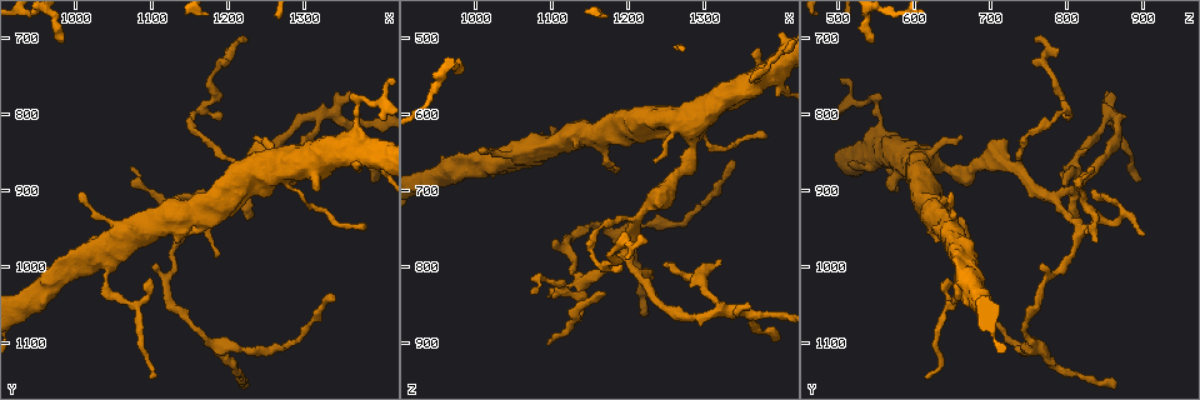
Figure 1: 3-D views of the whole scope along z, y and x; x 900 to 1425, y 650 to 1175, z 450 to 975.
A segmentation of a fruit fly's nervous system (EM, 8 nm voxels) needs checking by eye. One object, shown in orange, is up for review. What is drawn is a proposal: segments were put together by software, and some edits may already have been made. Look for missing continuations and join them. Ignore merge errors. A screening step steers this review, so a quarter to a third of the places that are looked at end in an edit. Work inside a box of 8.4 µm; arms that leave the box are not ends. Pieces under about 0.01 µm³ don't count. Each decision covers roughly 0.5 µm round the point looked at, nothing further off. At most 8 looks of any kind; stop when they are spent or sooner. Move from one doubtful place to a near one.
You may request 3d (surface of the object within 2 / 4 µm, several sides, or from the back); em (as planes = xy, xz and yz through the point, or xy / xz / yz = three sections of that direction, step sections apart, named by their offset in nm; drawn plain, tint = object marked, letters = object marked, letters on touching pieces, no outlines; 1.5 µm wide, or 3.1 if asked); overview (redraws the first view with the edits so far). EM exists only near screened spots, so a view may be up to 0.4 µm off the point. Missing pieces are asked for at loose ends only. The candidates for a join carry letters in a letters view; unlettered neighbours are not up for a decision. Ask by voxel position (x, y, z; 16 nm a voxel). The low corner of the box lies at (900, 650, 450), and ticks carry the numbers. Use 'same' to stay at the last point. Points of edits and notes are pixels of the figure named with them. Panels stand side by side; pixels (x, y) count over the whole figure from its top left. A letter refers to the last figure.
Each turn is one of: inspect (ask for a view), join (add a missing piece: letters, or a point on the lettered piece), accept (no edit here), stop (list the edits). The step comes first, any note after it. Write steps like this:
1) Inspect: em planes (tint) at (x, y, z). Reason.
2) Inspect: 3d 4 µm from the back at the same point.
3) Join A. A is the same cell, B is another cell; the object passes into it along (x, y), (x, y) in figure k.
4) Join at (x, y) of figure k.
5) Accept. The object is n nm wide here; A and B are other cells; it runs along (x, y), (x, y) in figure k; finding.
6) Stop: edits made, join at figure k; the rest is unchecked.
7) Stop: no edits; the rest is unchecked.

Inspect: 3d 4 µm at (1100, 1145, 620). Thin end.

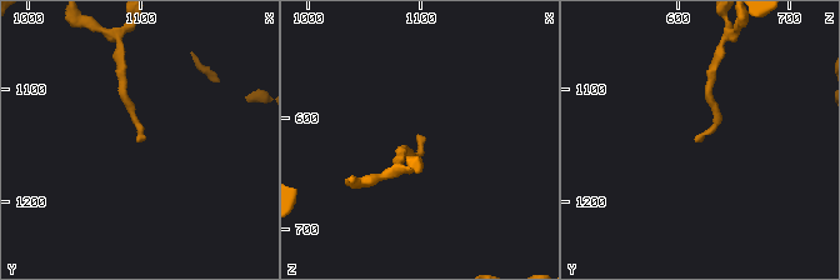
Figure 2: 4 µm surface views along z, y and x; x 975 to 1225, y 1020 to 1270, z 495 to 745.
Inspect: em planes (letters) at (1098, 1148, 618).

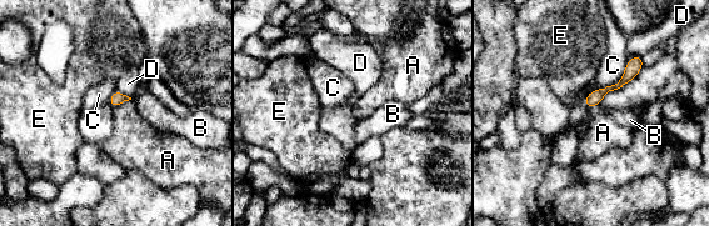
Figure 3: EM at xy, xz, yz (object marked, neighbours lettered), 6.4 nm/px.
Accept. The object is 80 nm wide here; A, B, C, D and E are other cells; it runs along (639, 59), (618, 85), (588, 103) in figure 3; none of them fits.

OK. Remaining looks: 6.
Inspect: em planes (letters) at (1235, 830, 670). Tapers out.

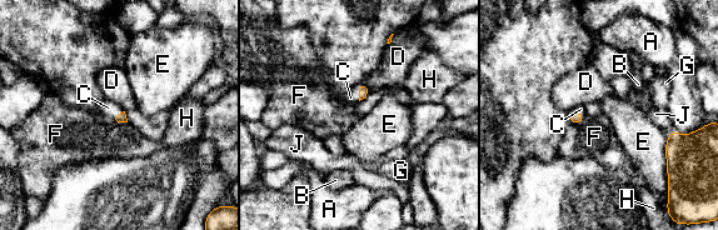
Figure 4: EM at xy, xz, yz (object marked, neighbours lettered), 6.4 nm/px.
Join C. C is the same cell, A, B, D, E, F, G, H and J are other cells; the object passes into it along (363, 90), (358, 94), (350, 98) in figure 4; it goes on there.

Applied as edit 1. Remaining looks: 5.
Inspect: em planes (letters) at (1005, 905, 650). An open end.

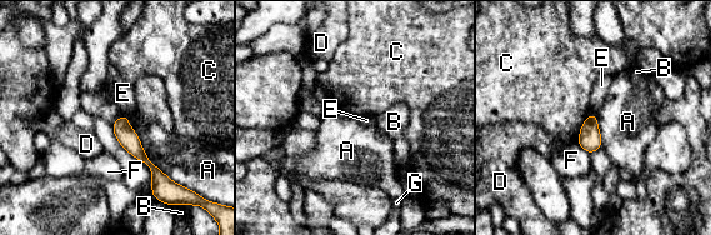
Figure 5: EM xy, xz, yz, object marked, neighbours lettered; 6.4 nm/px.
Accept. A, B, C, D, E, F and G are other cells; it runs along (123, 119), (123, 131), (158, 181) in figure 5; no lettered piece goes on from it.

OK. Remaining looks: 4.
Stop: edits made, join at figure 4; the rest is unchecked.

